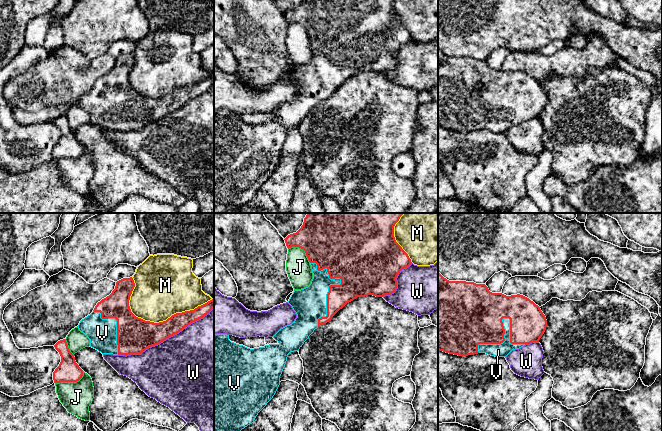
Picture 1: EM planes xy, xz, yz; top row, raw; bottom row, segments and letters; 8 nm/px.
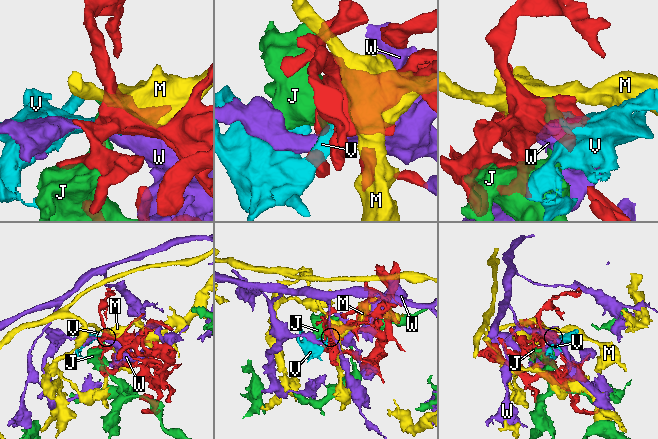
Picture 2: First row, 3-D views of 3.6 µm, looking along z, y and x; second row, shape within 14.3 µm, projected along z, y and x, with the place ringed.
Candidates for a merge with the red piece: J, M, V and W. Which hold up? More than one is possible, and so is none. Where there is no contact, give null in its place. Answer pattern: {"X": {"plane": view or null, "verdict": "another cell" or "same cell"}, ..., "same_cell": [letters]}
{"J": {"plane": "xy", "verdict": "another cell"}, "M": {"plane": "xy", "verdict": "another cell"}, "V": {"plane": "xz", "verdict": "same cell"}, "W": {"plane": "xy", "verdict": "another cell"}, "same_cell": ["V"]}

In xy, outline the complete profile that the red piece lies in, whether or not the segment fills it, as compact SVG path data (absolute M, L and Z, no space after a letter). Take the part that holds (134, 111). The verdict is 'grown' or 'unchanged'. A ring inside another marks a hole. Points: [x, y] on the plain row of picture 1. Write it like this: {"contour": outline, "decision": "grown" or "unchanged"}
{"contour": "M132 53L117 57L112 69L80 97L78 104L90 115L90 123L102 130L141 130L203 94L214 84L212 75L194 86L176 89L163 98L145 97L136 93L129 82L134 63Z", "decision": "grown"}

